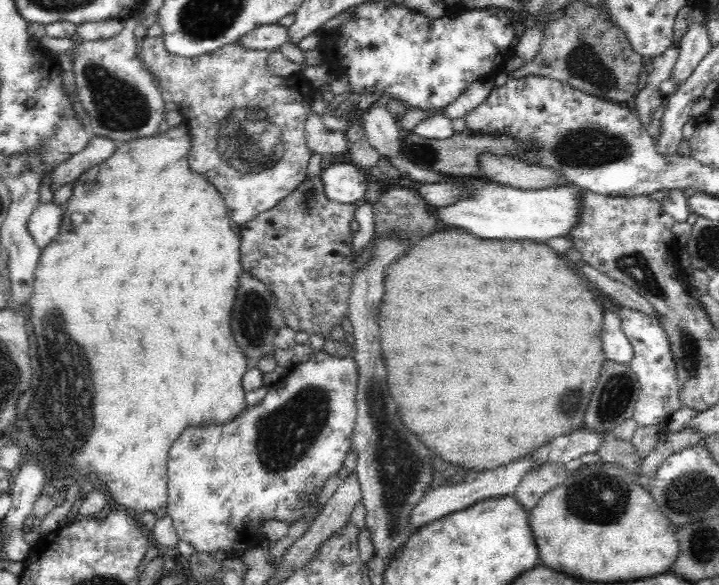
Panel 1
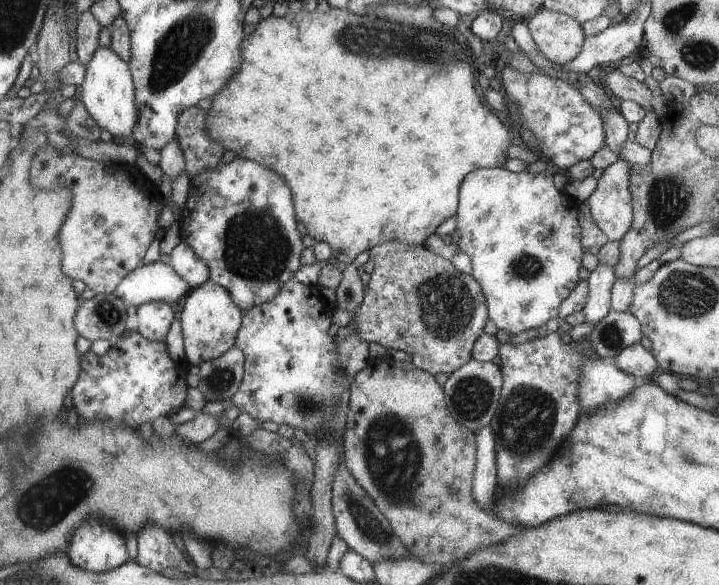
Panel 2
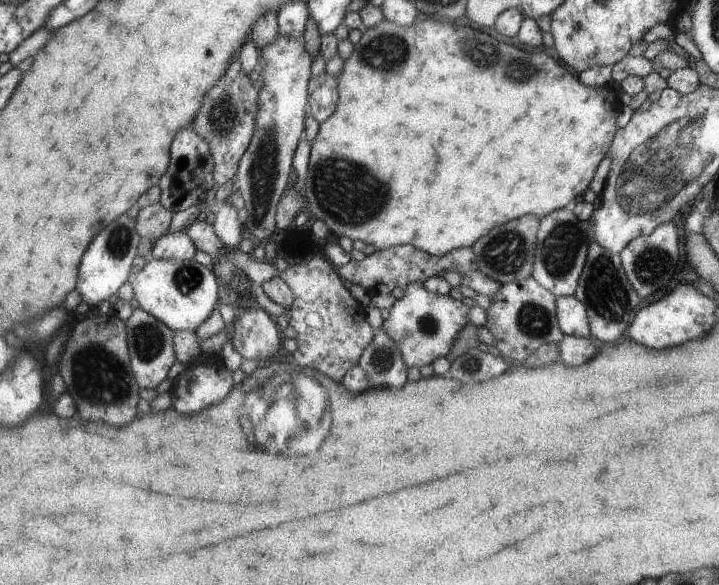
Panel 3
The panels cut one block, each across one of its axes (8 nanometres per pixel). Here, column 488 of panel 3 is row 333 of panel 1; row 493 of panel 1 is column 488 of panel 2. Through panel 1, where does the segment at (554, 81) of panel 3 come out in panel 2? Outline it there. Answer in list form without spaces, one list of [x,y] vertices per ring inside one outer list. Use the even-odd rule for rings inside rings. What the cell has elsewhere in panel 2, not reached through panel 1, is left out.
[[[329,8],[327,12],[304,12],[286,13],[283,17],[267,16],[259,20],[254,32],[245,38],[245,46],[241,46],[241,56],[243,56],[243,64],[241,64],[241,72],[237,76],[233,76],[229,80],[229,84],[225,88],[221,88],[215,96],[212,97],[211,108],[209,113],[206,114],[205,127],[206,133],[212,139],[221,144],[225,150],[232,150],[241,156],[241,158],[249,158],[249,160],[255,160],[257,164],[261,166],[267,166],[271,170],[275,170],[277,174],[281,174],[287,182],[289,182],[289,190],[293,190],[293,204],[297,206],[296,218],[298,222],[301,222],[305,229],[307,229],[308,235],[315,241],[324,242],[329,245],[331,249],[331,260],[333,262],[342,262],[343,264],[350,264],[356,258],[356,256],[362,253],[364,250],[372,249],[373,246],[379,245],[386,241],[402,241],[409,245],[423,245],[431,234],[435,233],[437,226],[442,224],[449,216],[454,216],[459,205],[459,189],[461,182],[464,178],[473,170],[480,167],[503,167],[505,163],[505,154],[507,154],[507,148],[511,144],[511,134],[509,130],[499,122],[497,116],[493,116],[494,112],[491,112],[489,106],[485,106],[481,102],[481,98],[477,96],[478,92],[475,92],[475,78],[473,78],[473,70],[471,70],[471,64],[469,64],[469,50],[467,46],[459,44],[458,38],[453,35],[448,35],[445,31],[431,31],[430,29],[421,29],[412,25],[405,25],[404,23],[392,22],[387,19],[381,19],[379,17],[372,17],[369,15],[355,15],[349,13],[347,10]]]

